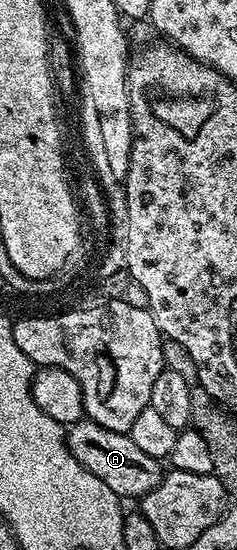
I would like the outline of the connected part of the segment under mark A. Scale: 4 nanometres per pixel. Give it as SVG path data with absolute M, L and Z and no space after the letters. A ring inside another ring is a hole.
M86 417L68 428L67 442L75 461L79 461L87 473L95 473L95 477L99 477L99 481L103 481L103 485L107 485L107 489L122 500L140 500L142 495L151 493L151 489L159 485L163 474L162 464L155 457L147 457L147 453L138 449L127 433L103 429L103 425Z

